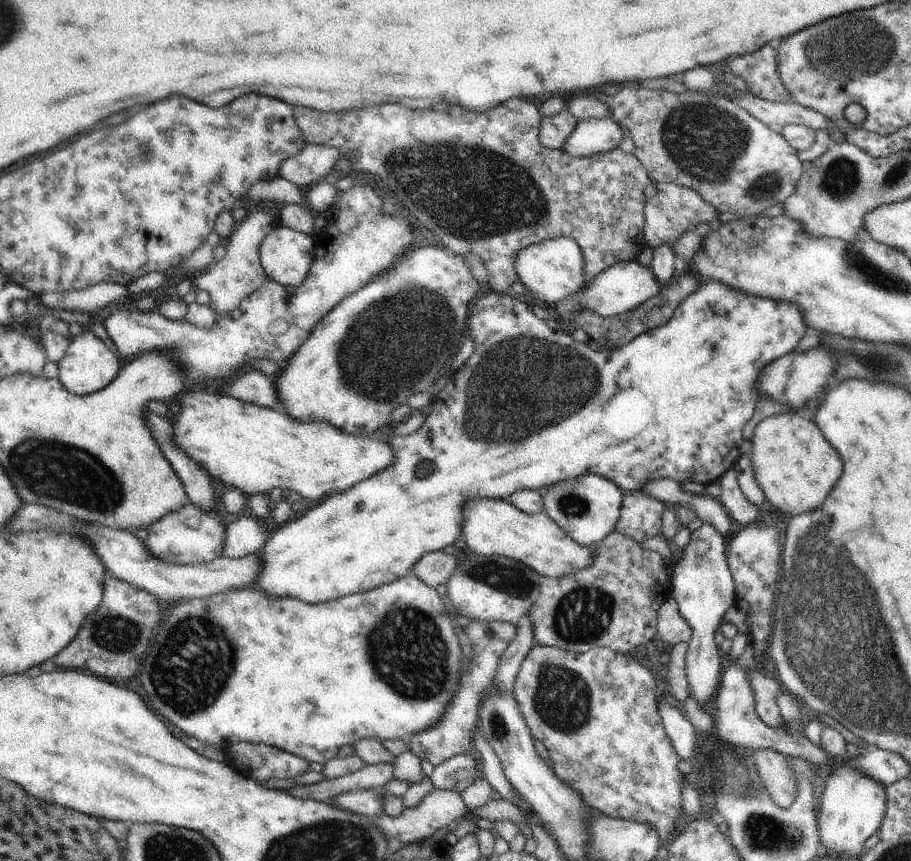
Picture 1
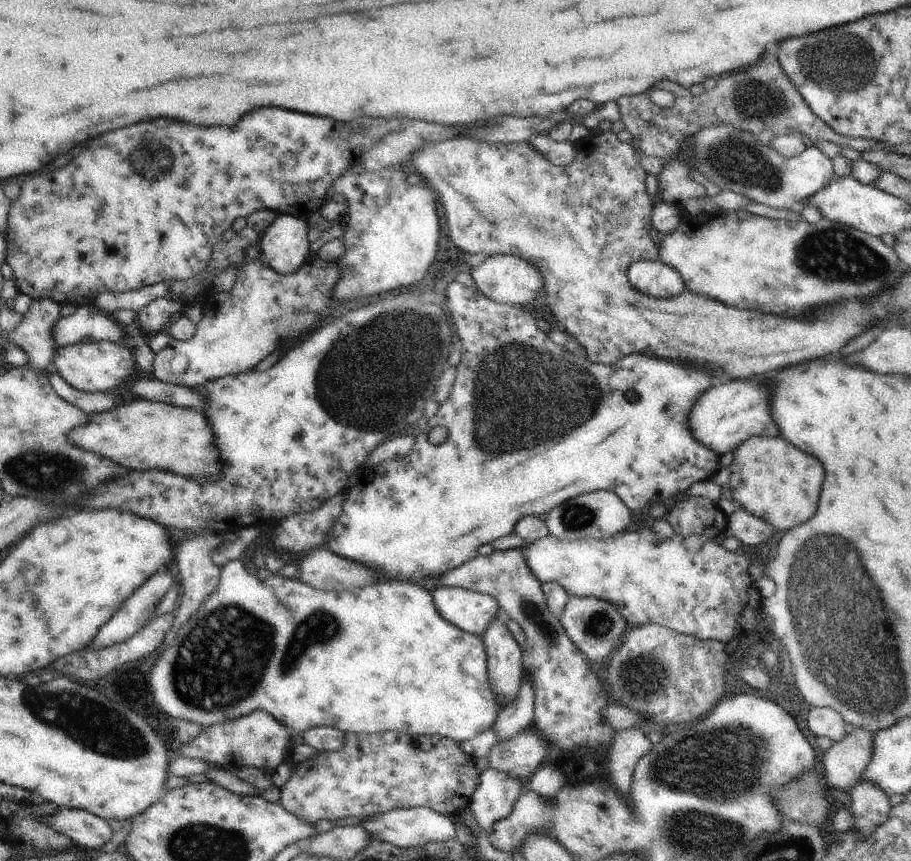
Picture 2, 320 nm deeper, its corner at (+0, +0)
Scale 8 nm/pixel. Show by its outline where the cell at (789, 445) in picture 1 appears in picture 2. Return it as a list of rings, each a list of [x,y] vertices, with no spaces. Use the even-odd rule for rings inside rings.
[[[750,438],[750,440],[746,440],[734,452],[734,461],[729,468],[732,476],[730,476],[728,487],[732,490],[734,501],[739,503],[740,507],[746,508],[752,516],[762,518],[772,524],[776,530],[791,530],[814,516],[816,506],[818,506],[818,496],[822,490],[822,482],[824,482],[824,468],[816,458],[800,452],[784,438]]]

